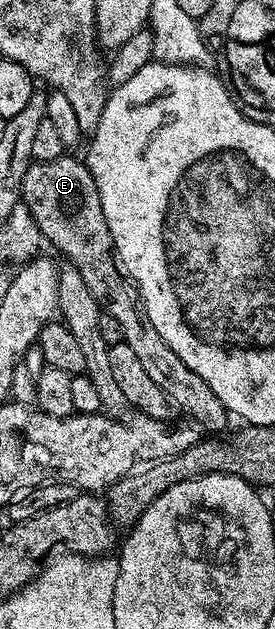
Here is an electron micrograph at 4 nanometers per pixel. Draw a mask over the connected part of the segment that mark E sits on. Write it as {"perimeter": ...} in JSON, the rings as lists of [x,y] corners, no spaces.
{"perimeter":[[[63,154],[60,158],[44,160],[29,169],[28,207],[32,218],[43,237],[49,243],[51,240],[66,255],[65,259],[80,270],[80,278],[88,282],[88,290],[92,290],[92,298],[96,298],[103,312],[120,321],[124,343],[132,346],[136,358],[144,365],[152,382],[164,390],[171,405],[177,411],[179,408],[186,415],[183,417],[189,418],[199,429],[207,428],[210,434],[225,433],[228,413],[220,398],[212,394],[212,386],[208,386],[196,370],[188,370],[188,366],[180,362],[180,354],[176,354],[176,350],[156,334],[156,326],[146,319],[137,288],[120,271],[112,234],[108,230],[108,218],[104,218],[104,206],[100,202],[100,190],[96,190],[96,182],[85,163],[70,156],[73,155]]]}

